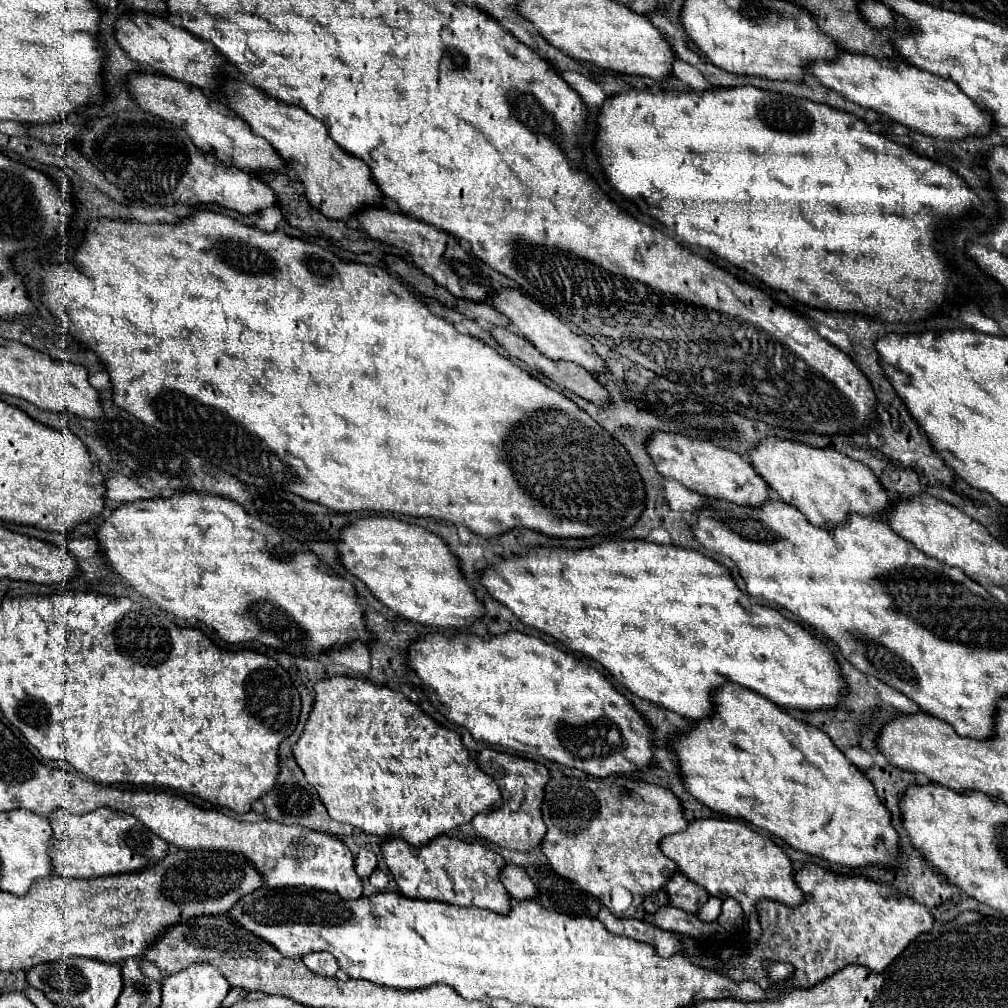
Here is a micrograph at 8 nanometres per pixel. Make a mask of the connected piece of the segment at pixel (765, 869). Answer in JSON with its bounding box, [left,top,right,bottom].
[660,818,806,916]

